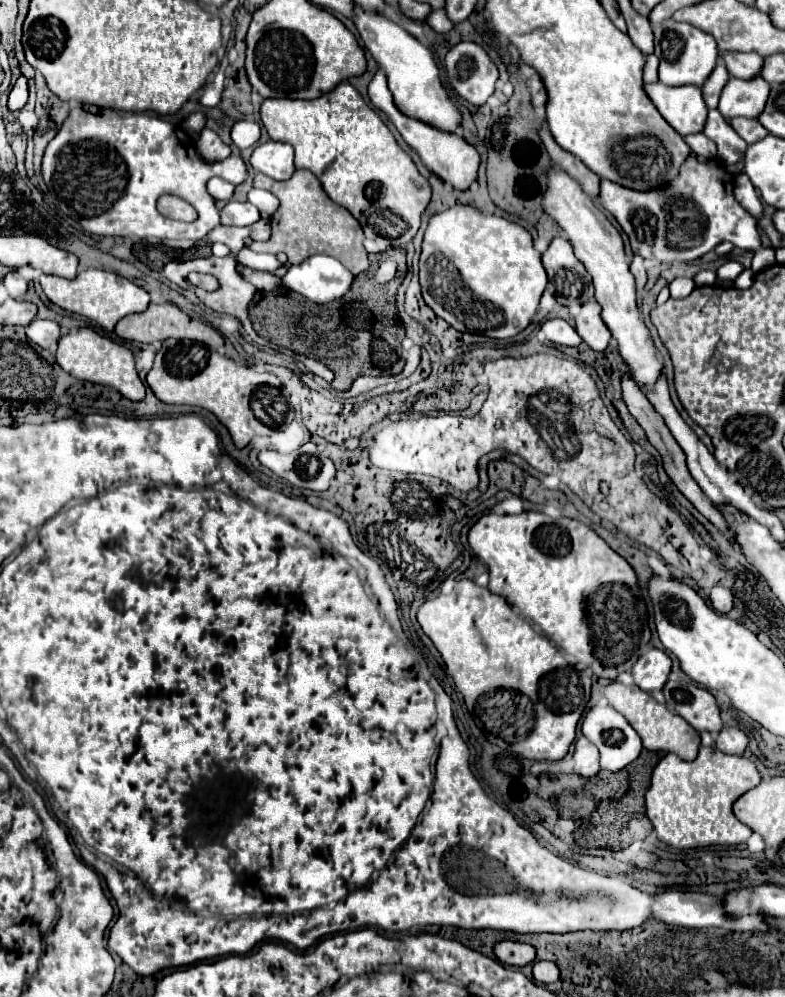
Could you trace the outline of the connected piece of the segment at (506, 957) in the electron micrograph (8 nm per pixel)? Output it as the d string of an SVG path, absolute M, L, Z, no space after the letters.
M503 940L495 944L495 956L509 966L525 966L529 962L535 962L535 948L531 944Z

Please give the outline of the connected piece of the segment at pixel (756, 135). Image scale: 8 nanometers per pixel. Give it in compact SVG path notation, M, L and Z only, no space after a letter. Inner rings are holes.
M733 118L731 120L733 130L747 142L755 144L767 136L767 130L757 122L757 120L747 120L747 118Z

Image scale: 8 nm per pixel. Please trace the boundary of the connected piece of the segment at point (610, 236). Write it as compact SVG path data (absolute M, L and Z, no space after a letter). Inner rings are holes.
M551 166L547 170L547 194L543 194L543 210L561 226L561 230L567 234L569 242L573 244L575 256L583 262L583 266L591 274L595 286L595 300L603 308L601 314L603 322L615 336L619 344L619 354L633 370L631 374L635 382L639 386L645 384L653 388L657 376L661 374L663 364L657 358L657 350L649 338L649 330L645 328L637 310L635 278L629 272L629 262L623 250L621 234L605 218L605 214L593 204L593 200L583 192L579 182L575 182L575 178L569 178L569 174L557 166Z

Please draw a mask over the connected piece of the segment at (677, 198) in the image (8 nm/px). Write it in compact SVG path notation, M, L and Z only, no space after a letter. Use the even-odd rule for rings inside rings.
M695 156L687 158L687 162L681 168L681 174L663 190L651 190L651 192L635 192L623 186L615 186L609 180L601 180L601 204L605 210L613 214L613 218L619 222L623 232L629 236L631 248L641 258L653 258L659 262L693 262L707 252L711 252L721 242L731 242L733 246L741 250L755 250L759 246L759 236L755 230L755 220L745 214L745 210L737 204L733 196L733 176L719 168L715 162L701 164Z

